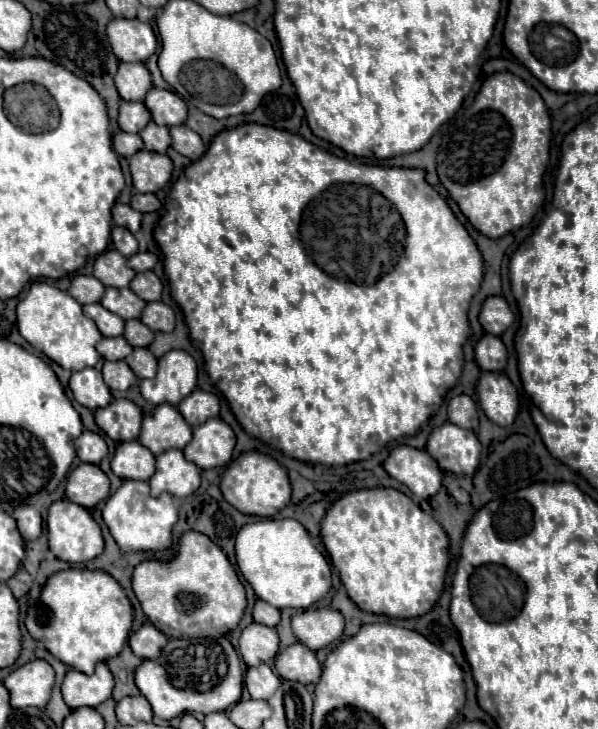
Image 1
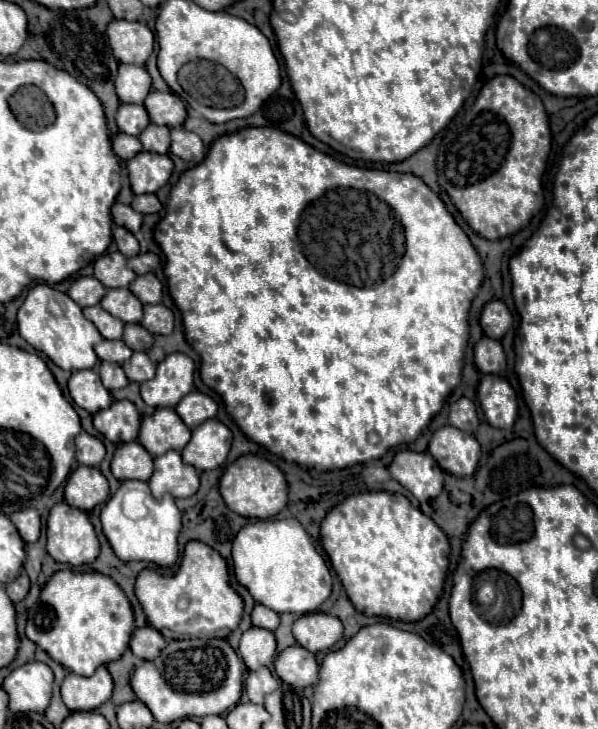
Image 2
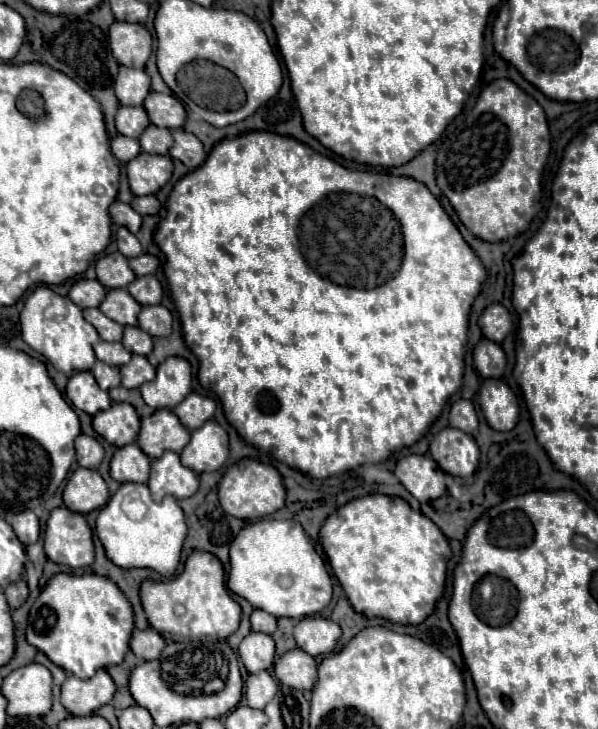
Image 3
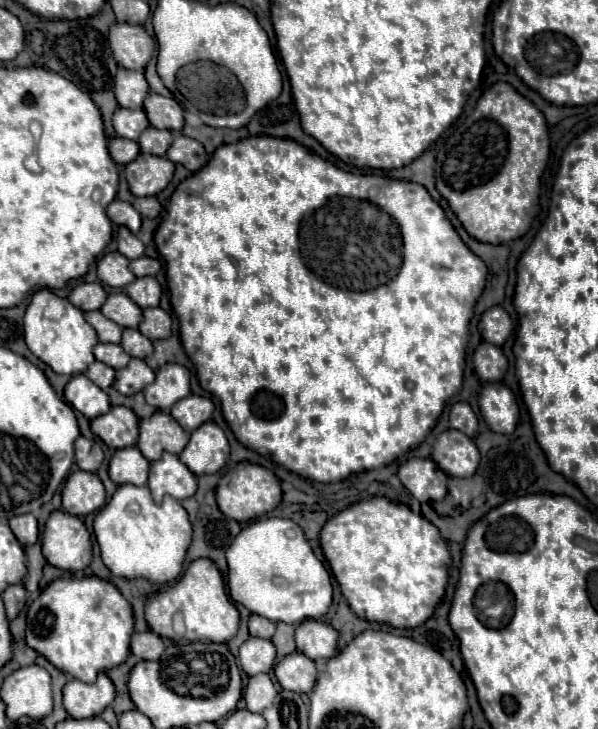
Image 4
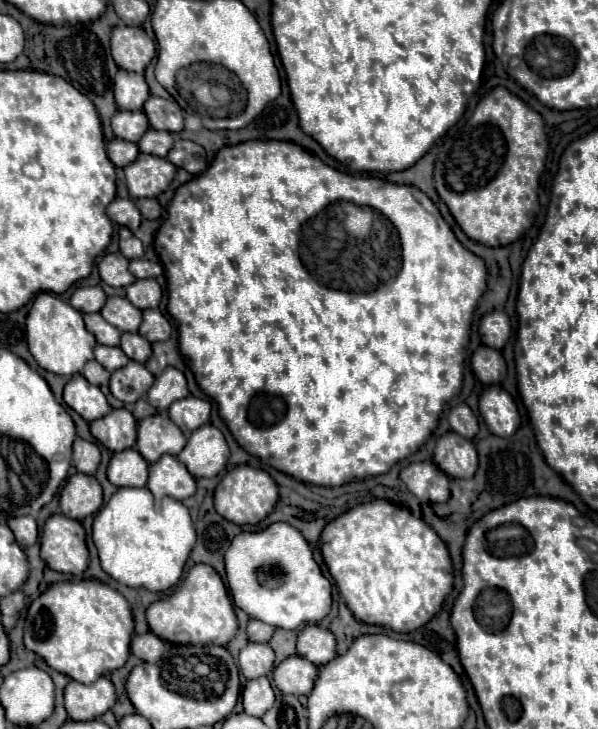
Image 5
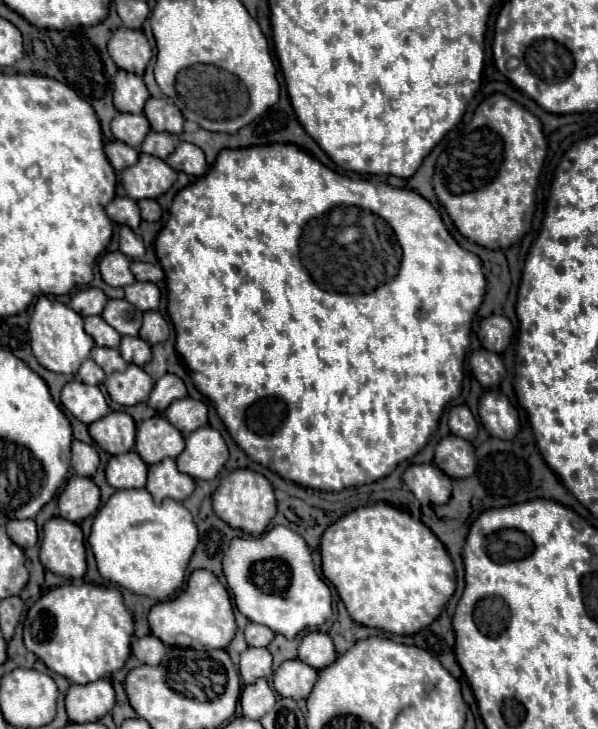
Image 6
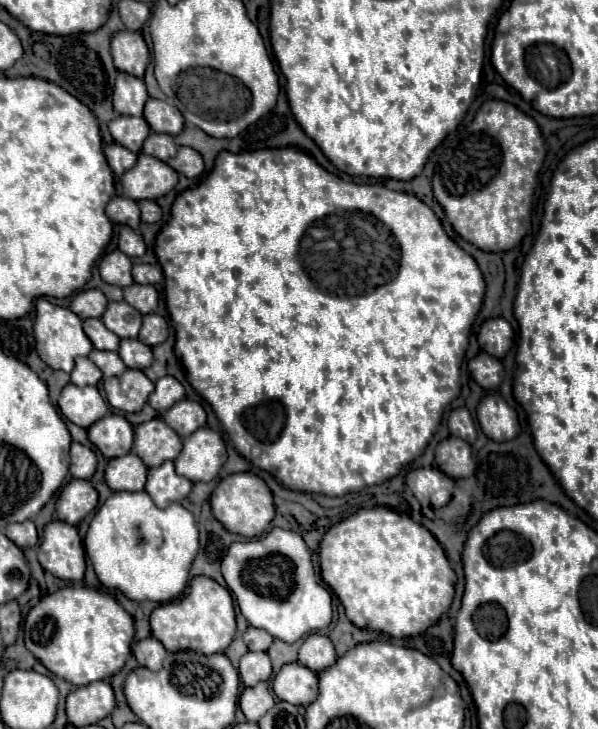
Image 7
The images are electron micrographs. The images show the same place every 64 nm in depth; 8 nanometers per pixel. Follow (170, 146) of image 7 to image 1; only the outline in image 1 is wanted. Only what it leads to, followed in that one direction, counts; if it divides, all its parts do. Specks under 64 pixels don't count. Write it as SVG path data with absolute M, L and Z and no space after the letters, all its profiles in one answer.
M148 122L148 128L144 128L144 132L140 132L140 138L144 142L144 148L150 152L160 152L164 154L170 146L170 134L166 126L158 126L156 122Z

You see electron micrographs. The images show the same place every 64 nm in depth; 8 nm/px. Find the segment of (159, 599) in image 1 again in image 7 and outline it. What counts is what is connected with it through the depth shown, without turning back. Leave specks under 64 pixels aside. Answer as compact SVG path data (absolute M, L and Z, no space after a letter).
M196 576L190 582L190 590L184 598L158 606L150 616L152 636L164 644L168 652L202 652L216 654L224 652L236 634L236 614L232 594L218 582Z

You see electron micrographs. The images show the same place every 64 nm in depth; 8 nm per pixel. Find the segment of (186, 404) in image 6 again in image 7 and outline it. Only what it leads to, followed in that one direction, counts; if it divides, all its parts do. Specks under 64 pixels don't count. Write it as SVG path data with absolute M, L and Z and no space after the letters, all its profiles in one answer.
M180 400L180 404L174 404L166 414L164 414L164 422L180 436L186 438L192 432L196 432L198 428L206 426L206 412L204 408L194 402L194 400Z

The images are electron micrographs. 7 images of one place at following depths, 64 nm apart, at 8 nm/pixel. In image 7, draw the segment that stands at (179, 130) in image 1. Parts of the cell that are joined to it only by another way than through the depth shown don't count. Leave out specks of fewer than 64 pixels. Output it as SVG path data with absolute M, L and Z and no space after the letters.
M178 148L178 154L168 160L168 166L186 178L196 178L204 172L204 160L194 148Z

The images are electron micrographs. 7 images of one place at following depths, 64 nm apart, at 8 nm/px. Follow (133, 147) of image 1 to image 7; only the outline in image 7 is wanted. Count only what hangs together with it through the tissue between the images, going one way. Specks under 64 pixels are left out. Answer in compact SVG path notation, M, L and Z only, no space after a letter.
M120 144L104 146L104 156L106 156L106 160L108 160L108 164L116 176L122 176L128 168L132 168L136 164L136 158L138 158L134 152L120 148Z

